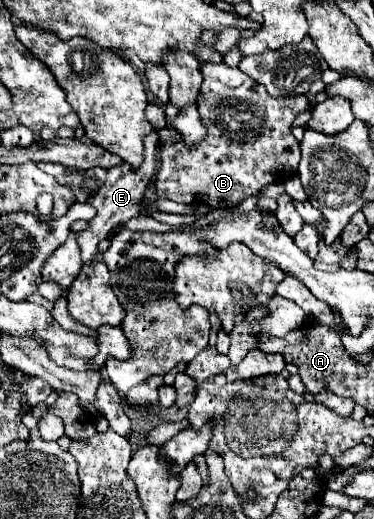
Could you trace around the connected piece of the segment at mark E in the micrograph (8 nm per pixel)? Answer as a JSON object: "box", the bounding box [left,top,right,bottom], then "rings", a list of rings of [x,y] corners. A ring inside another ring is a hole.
{"box":[77,132,157,264],"rings":[[[151,132],[145,138],[145,160],[143,164],[133,170],[133,166],[113,166],[107,170],[107,178],[101,184],[101,188],[97,190],[97,196],[93,198],[93,206],[97,210],[97,216],[93,220],[89,220],[87,228],[77,232],[77,244],[81,248],[81,260],[83,264],[89,264],[93,260],[93,256],[97,254],[97,244],[107,238],[111,234],[111,230],[119,224],[119,222],[127,222],[133,216],[139,216],[145,212],[143,206],[143,194],[147,190],[147,184],[151,182],[153,174],[155,174],[155,164],[157,164],[157,132]]]}

